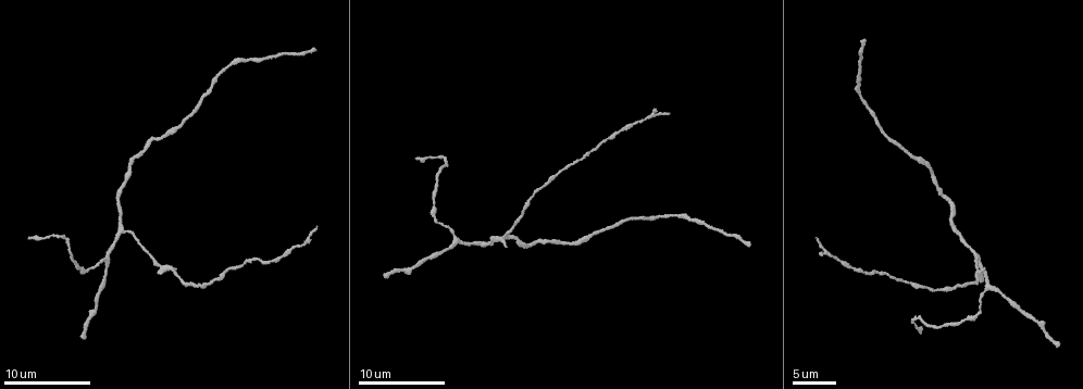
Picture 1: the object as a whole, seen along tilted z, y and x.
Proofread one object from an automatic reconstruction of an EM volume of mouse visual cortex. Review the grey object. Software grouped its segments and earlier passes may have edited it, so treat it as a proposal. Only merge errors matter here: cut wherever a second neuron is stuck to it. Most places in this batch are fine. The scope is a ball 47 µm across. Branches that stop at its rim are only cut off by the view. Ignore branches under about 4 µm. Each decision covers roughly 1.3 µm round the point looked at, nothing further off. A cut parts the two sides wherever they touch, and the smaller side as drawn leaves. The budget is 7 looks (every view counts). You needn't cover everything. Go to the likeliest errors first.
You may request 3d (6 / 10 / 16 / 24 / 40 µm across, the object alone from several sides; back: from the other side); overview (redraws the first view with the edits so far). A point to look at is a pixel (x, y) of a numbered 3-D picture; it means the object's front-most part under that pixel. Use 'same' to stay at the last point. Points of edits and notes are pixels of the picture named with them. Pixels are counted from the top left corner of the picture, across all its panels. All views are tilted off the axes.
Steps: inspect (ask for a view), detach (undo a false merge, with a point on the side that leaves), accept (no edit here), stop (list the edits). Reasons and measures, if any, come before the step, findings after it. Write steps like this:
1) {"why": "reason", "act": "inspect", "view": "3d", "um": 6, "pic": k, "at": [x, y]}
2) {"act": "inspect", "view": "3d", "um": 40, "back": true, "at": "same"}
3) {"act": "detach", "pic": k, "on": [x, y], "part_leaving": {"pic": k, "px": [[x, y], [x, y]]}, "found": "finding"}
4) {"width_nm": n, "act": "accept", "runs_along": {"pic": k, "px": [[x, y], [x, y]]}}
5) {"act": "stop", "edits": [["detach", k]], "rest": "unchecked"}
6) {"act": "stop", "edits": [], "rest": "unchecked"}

{"why": "three arms meet", "act": "inspect", "view": "3d", "um": 10, "pic": 1, "at": [455, 239]}

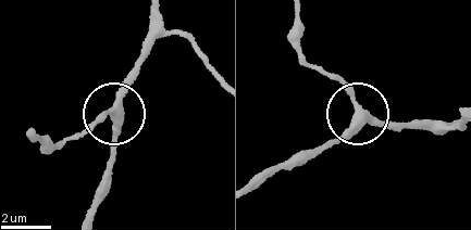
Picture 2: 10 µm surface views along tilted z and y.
{"width_nm": 300, "act": "accept", "runs_along": {"pic": 2, "px": [[162, 21], [116, 107], [119, 131], [106, 175]]}, "found": "all the same neuron"}

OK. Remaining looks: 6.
{"why": "three arms meet", "act": "inspect", "view": "3d", "um": 6, "pic": 1, "at": [172, 269]}

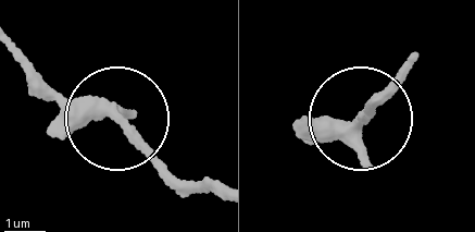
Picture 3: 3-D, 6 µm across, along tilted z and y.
{"arms": 3, "act": "accept", "runs_along": {"pic": 3, "px": [[17, 57], [97, 101], [192, 186]]}, "found": "continuous, no second neuron"}

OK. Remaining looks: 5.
{"why": "narrows sharply", "act": "inspect", "view": "3d", "um": 16, "pic": 1, "at": [939, 326]}

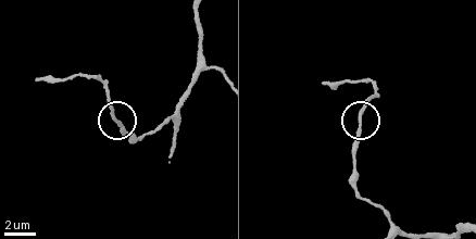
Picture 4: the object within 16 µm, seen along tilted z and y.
{"act": "inspect", "view": "3d", "um": 16, "back": true, "pic": 4, "at": [358, 120]}

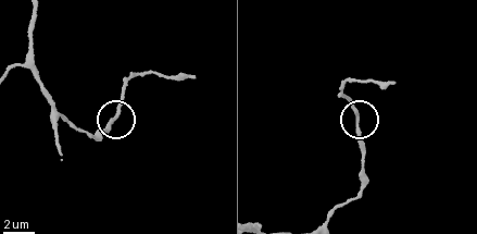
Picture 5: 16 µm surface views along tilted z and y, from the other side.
{"act": "accept", "runs_along": {"pic": 5, "px": [[323, 222], [353, 198], [362, 184], [358, 110], [343, 89]]}, "found": "one neuron here"}

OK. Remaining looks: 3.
{"why": "thick turns thin", "act": "inspect", "view": "3d", "um": 16, "pic": 1, "at": [914, 156]}

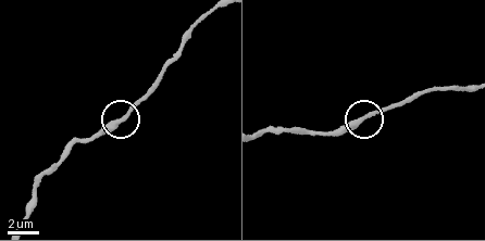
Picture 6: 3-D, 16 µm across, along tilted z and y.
{"width_nm": 260, "act": "accept", "runs_along": {"pic": 6, "px": [[262, 129], [330, 134], [396, 104]]}, "found": "all the same neuron"}

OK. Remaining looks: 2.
{"act": "stop", "edits": [], "rest": "unchecked"}

